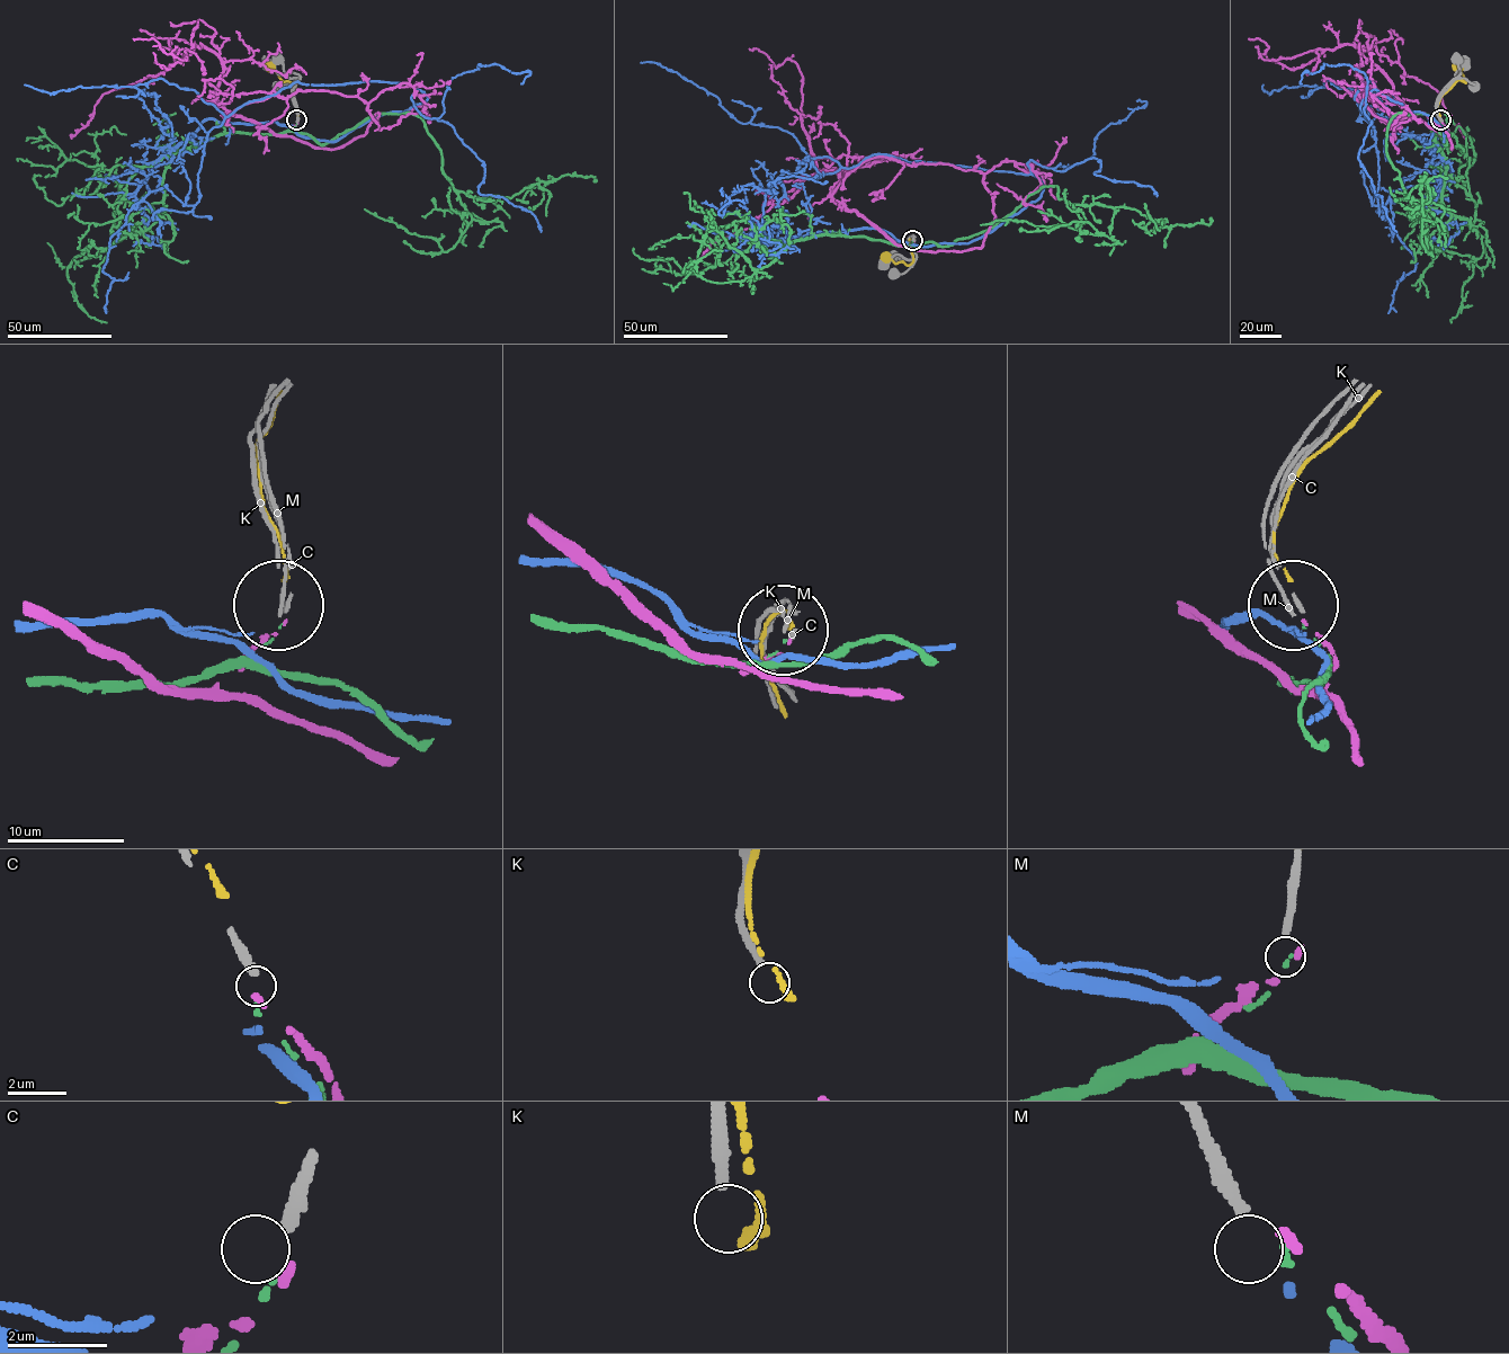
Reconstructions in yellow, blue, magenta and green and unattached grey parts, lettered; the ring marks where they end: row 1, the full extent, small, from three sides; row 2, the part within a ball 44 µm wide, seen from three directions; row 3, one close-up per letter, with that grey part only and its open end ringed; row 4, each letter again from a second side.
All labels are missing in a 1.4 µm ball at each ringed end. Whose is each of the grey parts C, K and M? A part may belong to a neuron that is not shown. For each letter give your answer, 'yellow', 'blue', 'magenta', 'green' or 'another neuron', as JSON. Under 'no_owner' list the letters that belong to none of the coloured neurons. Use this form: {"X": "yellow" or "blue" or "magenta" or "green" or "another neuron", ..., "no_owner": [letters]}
{"C": "another neuron", "K": "another neuron", "M": "another neuron", "no_owner": ["C", "K", "M"]}

